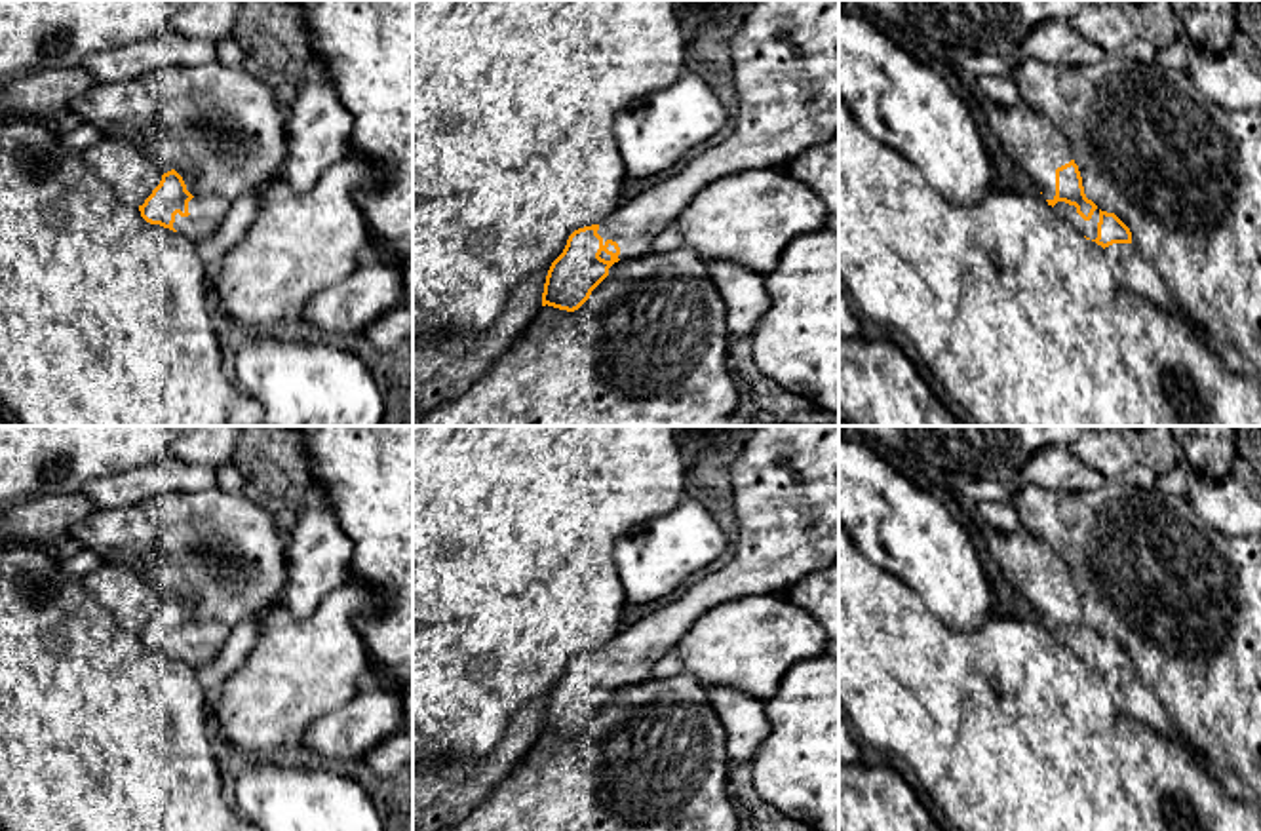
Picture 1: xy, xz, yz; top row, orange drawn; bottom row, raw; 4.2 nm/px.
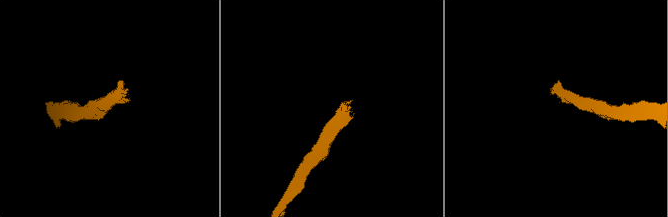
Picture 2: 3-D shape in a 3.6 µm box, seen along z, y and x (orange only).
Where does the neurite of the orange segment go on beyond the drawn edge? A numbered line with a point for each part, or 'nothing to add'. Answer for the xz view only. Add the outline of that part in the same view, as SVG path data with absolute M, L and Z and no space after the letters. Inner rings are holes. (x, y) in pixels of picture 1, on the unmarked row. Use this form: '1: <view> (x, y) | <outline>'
1: xz (786, 480) | M757 426L732 460L730 479L738 523L734 557L599 648L603 671L616 667L620 686L649 679L654 664L675 650L709 609L746 595L780 593L839 559L839 426Z

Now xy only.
1: xy (206, 637) | M196 622L188 628L188 643L175 641L173 654L192 667L213 662L224 647L230 628L221 622Z

